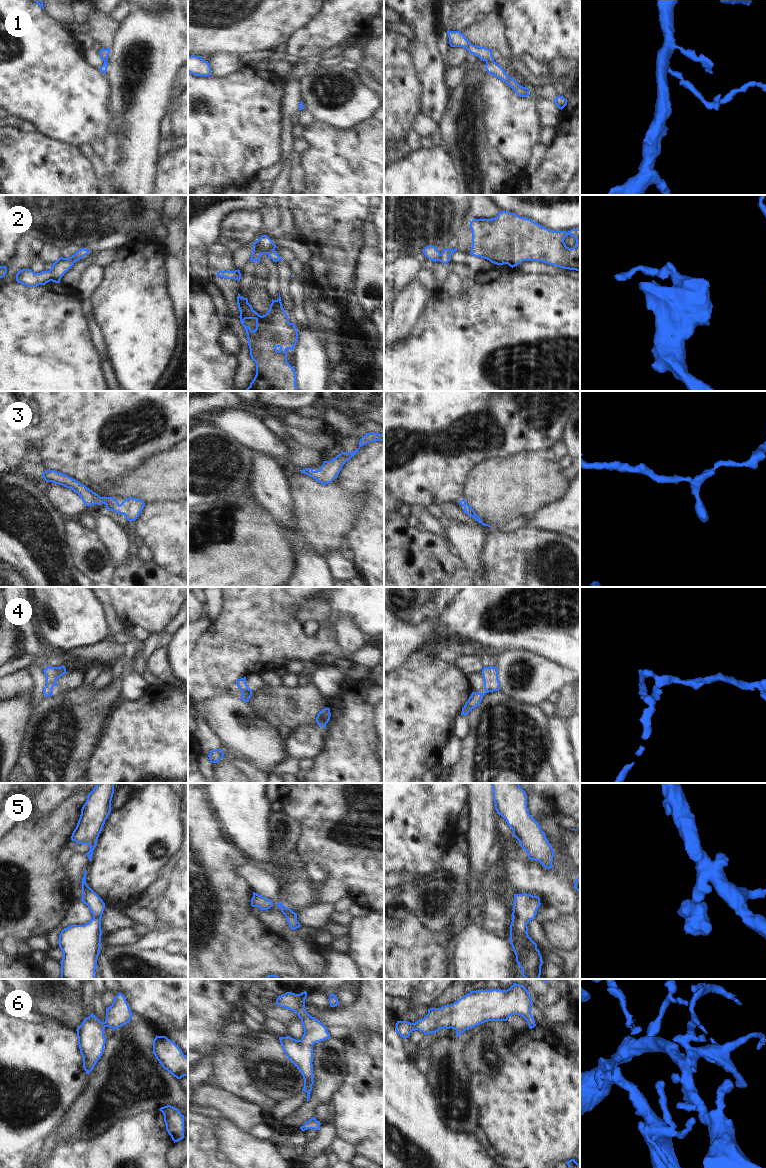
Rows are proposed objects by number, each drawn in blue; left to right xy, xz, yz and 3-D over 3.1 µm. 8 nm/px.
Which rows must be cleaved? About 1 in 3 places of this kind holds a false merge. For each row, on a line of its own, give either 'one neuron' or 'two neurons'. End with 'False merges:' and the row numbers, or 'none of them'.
1: two neurons
2: two neurons
3: one neuron
4: one neuron
5: one neuron
6: one neuron
False merges: 1, 2

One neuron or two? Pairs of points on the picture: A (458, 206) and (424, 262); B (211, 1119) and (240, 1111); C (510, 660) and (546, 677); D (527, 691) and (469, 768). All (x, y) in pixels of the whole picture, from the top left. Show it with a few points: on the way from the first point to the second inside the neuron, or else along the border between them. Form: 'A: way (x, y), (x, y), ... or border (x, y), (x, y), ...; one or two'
A: border (421, 250), (417, 250), (414, 253); two
B: border (209, 1111), (217, 1117); two
C: way (519, 659), (523, 657), (527, 659), (537, 669); one
D: border (500, 689), (521, 701), (539, 706); two

